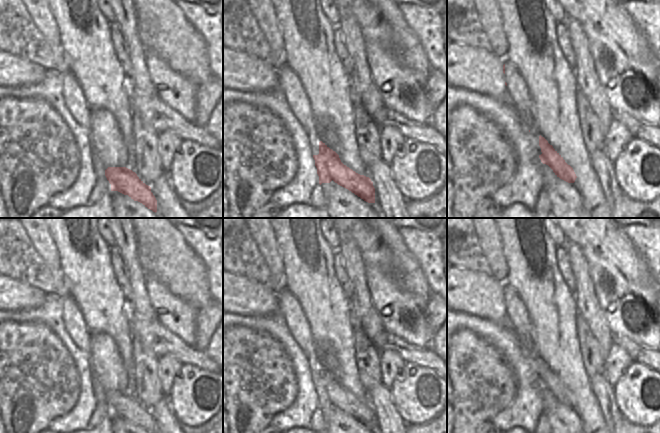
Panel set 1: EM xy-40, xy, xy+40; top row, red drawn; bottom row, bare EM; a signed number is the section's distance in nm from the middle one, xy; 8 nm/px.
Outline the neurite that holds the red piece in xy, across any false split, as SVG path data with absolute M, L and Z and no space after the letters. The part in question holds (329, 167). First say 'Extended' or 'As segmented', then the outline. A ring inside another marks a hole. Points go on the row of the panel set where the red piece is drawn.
As segmented. M322 141L319 142L319 154L313 155L313 158L320 185L333 180L364 201L375 203L375 188L371 179L344 165L339 155Z

